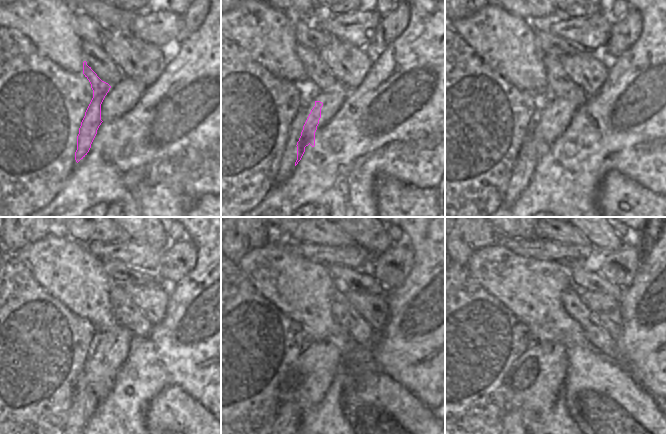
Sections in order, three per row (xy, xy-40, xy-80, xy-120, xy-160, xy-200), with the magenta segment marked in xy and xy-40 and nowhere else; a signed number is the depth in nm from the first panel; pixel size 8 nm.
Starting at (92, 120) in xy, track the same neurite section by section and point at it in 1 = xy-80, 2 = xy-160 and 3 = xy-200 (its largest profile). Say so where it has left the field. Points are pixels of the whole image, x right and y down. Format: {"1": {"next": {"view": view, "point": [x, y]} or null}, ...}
{"1": {"next": {"view": "xy-80", "point": [528, 158]}}, "2": {"next": {"view": "xy-160", "point": [289, 415]}}, "3": {"next": {"view": "xy-200", "point": [512, 420]}}}

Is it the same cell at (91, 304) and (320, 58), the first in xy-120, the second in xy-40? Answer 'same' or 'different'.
different

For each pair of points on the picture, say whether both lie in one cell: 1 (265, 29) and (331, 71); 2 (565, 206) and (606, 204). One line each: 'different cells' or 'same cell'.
1: different cells
2: different cells

